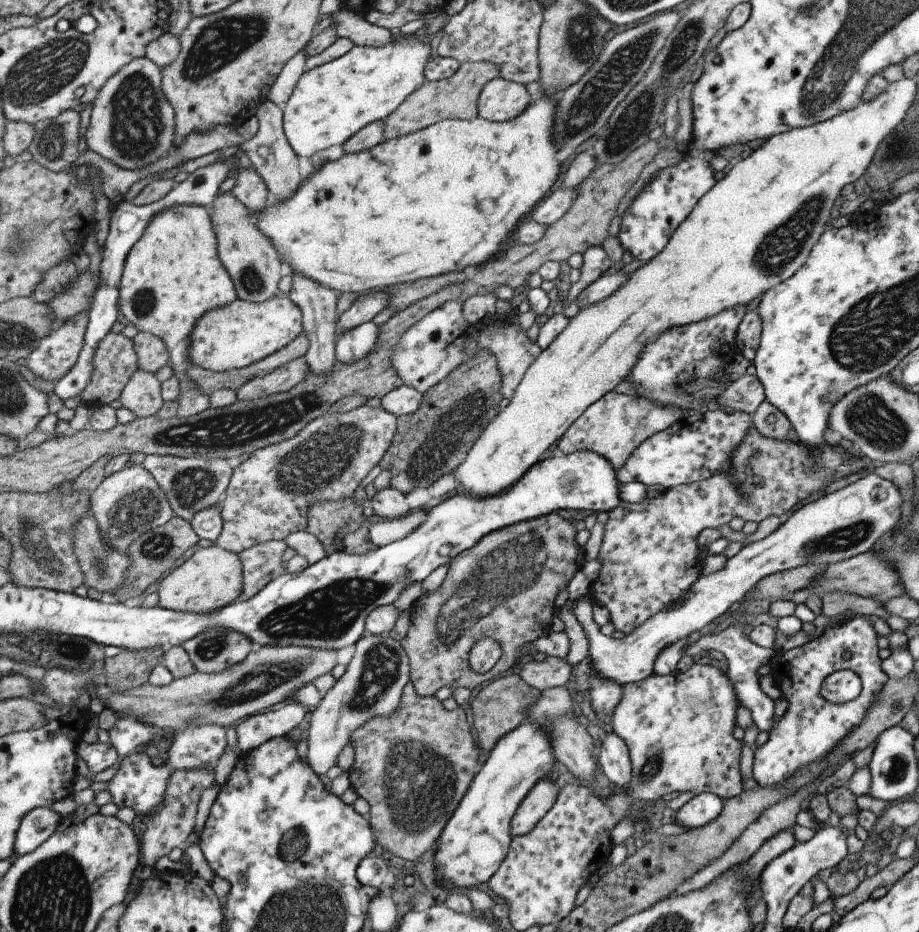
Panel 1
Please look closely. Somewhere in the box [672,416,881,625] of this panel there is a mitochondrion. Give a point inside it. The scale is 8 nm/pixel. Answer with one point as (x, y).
(850, 536)

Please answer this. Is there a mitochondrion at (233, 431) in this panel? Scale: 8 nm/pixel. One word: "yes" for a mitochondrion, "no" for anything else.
yes

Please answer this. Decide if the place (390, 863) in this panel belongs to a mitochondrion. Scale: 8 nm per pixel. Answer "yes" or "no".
no

